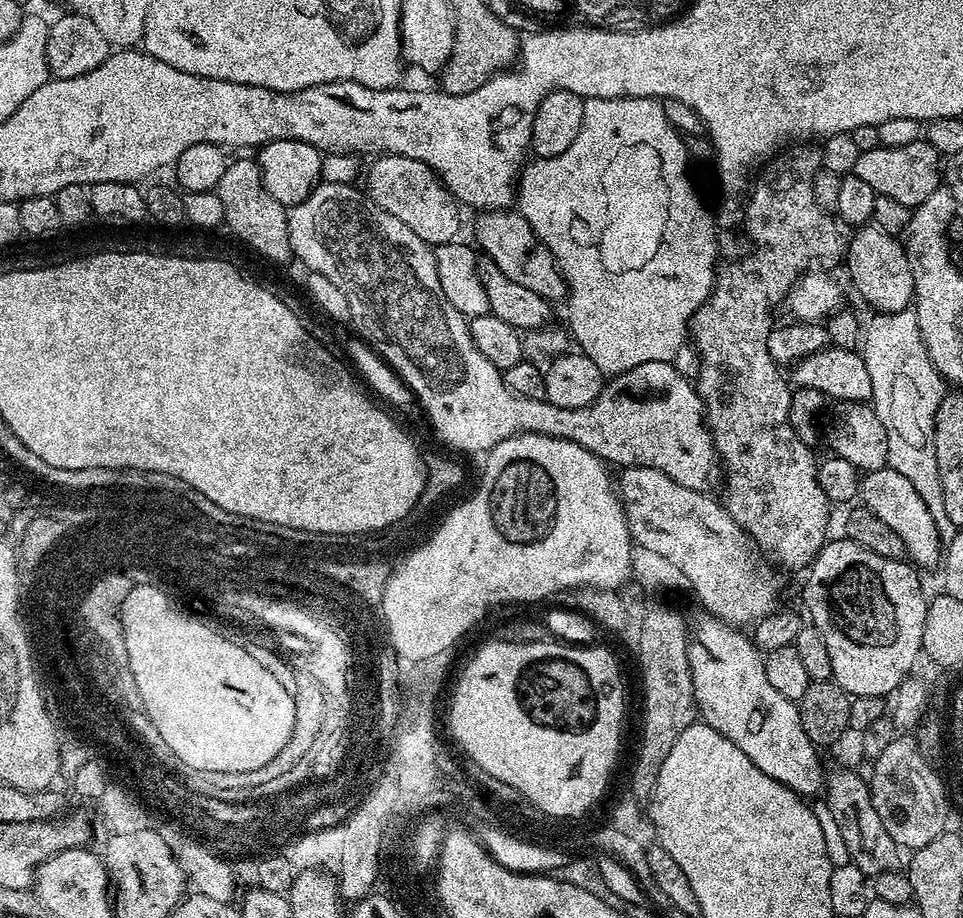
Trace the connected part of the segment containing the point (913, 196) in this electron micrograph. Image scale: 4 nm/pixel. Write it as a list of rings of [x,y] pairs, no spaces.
[[[927,139],[910,142],[910,146],[885,148],[883,146],[874,150],[866,150],[860,154],[854,174],[864,179],[875,190],[877,196],[895,198],[902,202],[902,206],[914,209],[942,184],[942,157],[934,146],[928,144]]]

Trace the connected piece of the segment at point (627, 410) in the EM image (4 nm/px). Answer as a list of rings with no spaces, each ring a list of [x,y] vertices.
[[[321,182],[312,189],[312,193],[306,200],[300,204],[295,204],[293,208],[287,209],[287,214],[288,233],[290,234],[290,246],[292,247],[293,257],[297,261],[300,259],[305,264],[305,269],[308,272],[326,274],[326,278],[330,278],[330,282],[334,282],[334,286],[338,286],[338,290],[342,290],[342,294],[346,294],[346,302],[350,302],[350,314],[352,315],[351,327],[356,327],[360,331],[357,332],[359,339],[372,347],[408,383],[408,389],[416,395],[419,407],[422,409],[422,412],[424,408],[429,422],[432,423],[433,430],[440,435],[442,443],[449,444],[450,447],[457,448],[460,452],[481,452],[481,454],[487,454],[492,451],[494,446],[498,446],[498,442],[502,442],[511,436],[516,436],[519,432],[537,432],[543,436],[553,436],[554,438],[562,438],[563,440],[574,442],[578,446],[590,450],[599,460],[605,461],[609,465],[615,466],[615,464],[620,464],[619,467],[621,469],[653,468],[654,470],[662,470],[662,474],[674,478],[674,482],[678,482],[678,486],[686,486],[690,490],[708,492],[710,488],[708,484],[719,485],[721,483],[722,465],[720,457],[716,454],[712,435],[708,433],[708,426],[704,418],[704,404],[696,393],[693,381],[689,377],[687,380],[675,368],[677,366],[675,363],[642,362],[638,366],[634,366],[634,370],[621,372],[619,376],[613,376],[605,383],[604,389],[601,390],[598,398],[591,406],[582,406],[578,410],[559,408],[545,399],[535,400],[534,398],[519,396],[514,394],[514,390],[510,390],[508,384],[504,383],[503,371],[496,368],[494,362],[490,362],[490,358],[486,358],[486,354],[482,354],[482,350],[478,350],[474,346],[474,338],[468,329],[468,320],[458,310],[454,310],[454,306],[450,306],[450,302],[446,302],[446,298],[442,294],[442,282],[438,282],[435,251],[426,242],[422,242],[422,238],[418,238],[418,234],[414,234],[414,230],[410,230],[410,226],[398,222],[398,218],[394,218],[394,214],[386,214],[386,210],[382,210],[382,206],[375,204],[367,194],[361,191],[361,189],[359,192],[356,186],[352,184]]]

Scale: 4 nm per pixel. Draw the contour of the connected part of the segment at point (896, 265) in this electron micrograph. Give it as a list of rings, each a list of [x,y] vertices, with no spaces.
[[[867,223],[857,227],[856,232],[846,244],[846,264],[848,260],[848,276],[856,287],[856,292],[869,304],[881,312],[903,312],[913,303],[914,274],[910,270],[908,255],[904,252],[904,245],[897,237],[886,234],[874,223]]]

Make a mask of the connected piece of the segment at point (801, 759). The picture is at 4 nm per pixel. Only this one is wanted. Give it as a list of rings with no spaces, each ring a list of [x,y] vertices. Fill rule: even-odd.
[[[700,614],[696,625],[691,625],[688,641],[688,661],[690,674],[694,682],[694,698],[699,719],[710,725],[722,738],[730,738],[762,774],[770,774],[778,782],[782,782],[800,797],[809,798],[821,791],[826,779],[825,769],[820,769],[820,756],[817,745],[810,742],[806,730],[802,730],[799,703],[786,694],[778,694],[774,685],[766,679],[764,656],[751,639],[743,636],[739,627],[720,620],[717,616]]]

